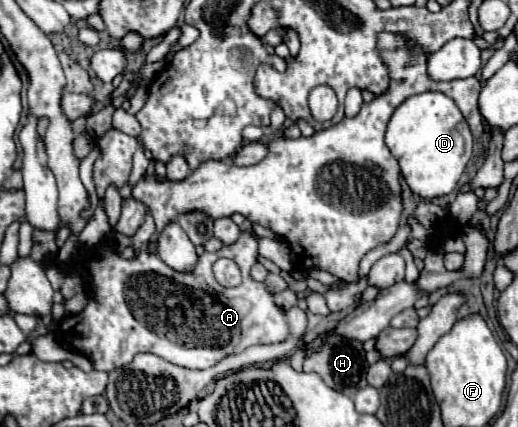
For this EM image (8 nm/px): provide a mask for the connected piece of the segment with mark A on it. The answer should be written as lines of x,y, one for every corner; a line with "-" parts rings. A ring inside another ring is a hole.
242,231
236,243
224,245
216,253
204,251
192,273
178,273
168,265
164,265
158,255
148,253
148,243
142,245
142,251
136,259
122,259
116,251
102,247
98,249
98,255
92,255
82,263
82,265
102,265
102,269
100,267
90,269
90,279
92,279
90,283
94,283
96,289
90,295
86,309
76,315
74,323
72,325
64,323
58,329
58,337
72,349
86,355
92,361
94,369
98,371
112,371
124,367
140,351
154,353
186,369
210,369
224,357
240,353
246,347
282,343
290,333
286,315
274,303
274,295
266,289
266,285
250,277
250,269
256,261
258,261
258,237
252,231
-
218,257
230,257
238,263
242,271
242,283
238,287
226,289
218,285
218,281
212,275
212,263

